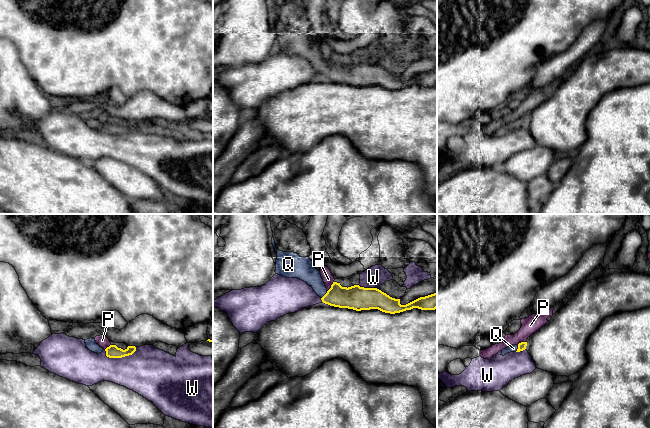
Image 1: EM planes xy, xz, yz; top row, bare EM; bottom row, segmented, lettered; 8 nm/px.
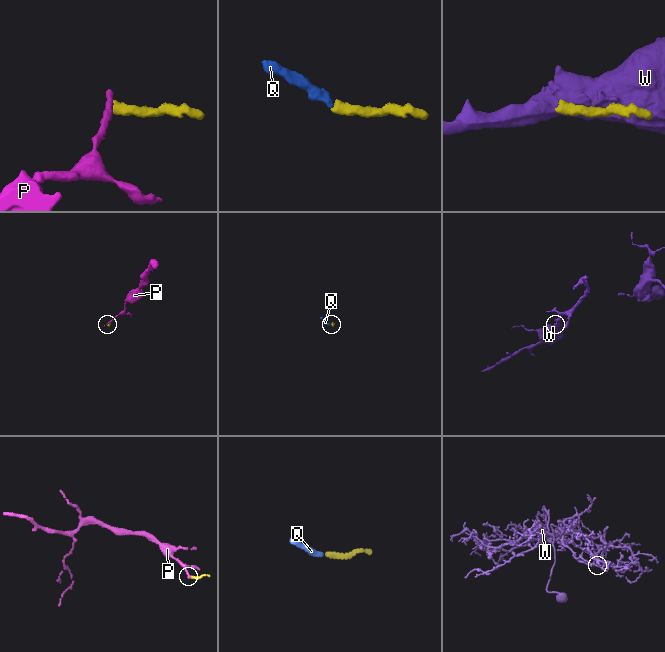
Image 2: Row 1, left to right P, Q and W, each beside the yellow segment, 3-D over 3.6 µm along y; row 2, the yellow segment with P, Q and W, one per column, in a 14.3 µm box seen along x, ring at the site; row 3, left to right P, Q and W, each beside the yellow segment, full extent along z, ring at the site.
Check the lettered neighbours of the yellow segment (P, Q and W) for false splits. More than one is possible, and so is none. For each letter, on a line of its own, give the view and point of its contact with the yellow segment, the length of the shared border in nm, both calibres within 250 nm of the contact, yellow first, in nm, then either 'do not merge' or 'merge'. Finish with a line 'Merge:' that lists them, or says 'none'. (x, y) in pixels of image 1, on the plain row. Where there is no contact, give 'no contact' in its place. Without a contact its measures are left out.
P: meets yellow in xz at (331, 62); contact 100 nm long; 190 nm thick on the yellow side, 90 nm on the other; do not merge
Q: meets yellow in xz at (324, 71); contact 80 nm long; 190 nm thick on the yellow side, 160 nm on the other; merge
W: meets yellow in xy at (119, 133); contact 260 nm long; 100 nm thick on the yellow side, 360 nm on the other; do not merge
Merge: Q

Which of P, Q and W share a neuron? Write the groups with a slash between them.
P / Q / W

